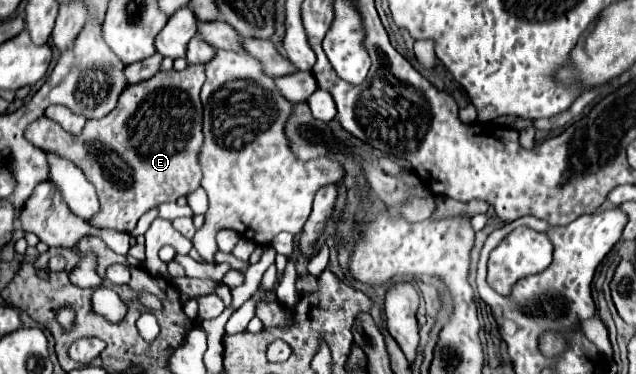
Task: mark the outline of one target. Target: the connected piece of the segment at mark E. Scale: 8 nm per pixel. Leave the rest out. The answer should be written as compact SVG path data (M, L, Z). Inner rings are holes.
M203 64L187 66L181 72L157 72L153 78L143 80L135 86L127 86L119 96L115 110L99 120L87 120L83 132L79 136L67 134L57 122L41 116L27 128L27 140L41 148L43 152L59 154L75 162L87 176L87 180L95 186L97 198L101 204L99 214L89 218L87 222L95 228L115 228L123 232L131 232L137 220L151 208L163 202L175 202L179 196L187 196L189 192L199 188L201 182L201 168L197 164L197 154L203 142L201 134L201 118L203 106L199 100L199 90L205 82Z

